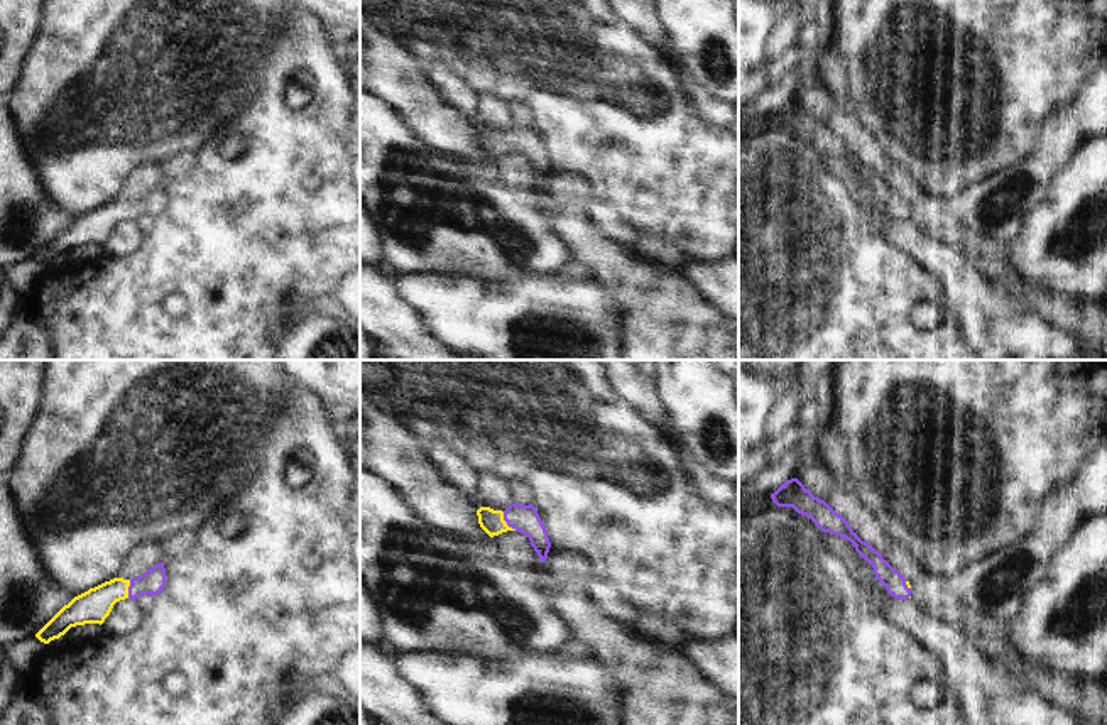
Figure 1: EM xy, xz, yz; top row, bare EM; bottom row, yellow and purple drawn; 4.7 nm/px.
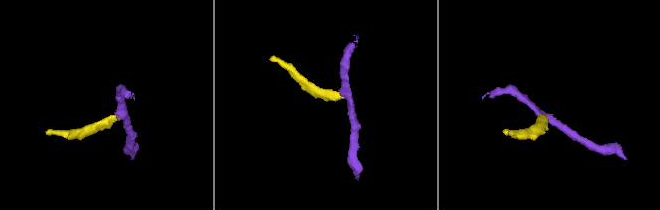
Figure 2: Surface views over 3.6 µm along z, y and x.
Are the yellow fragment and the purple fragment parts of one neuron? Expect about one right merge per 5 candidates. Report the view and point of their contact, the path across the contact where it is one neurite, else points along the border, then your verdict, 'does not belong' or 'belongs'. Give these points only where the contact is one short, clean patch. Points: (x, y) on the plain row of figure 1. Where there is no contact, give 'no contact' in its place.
xz (506, 144) | across xz (490, 142), (506, 144), (524, 141) | belongs

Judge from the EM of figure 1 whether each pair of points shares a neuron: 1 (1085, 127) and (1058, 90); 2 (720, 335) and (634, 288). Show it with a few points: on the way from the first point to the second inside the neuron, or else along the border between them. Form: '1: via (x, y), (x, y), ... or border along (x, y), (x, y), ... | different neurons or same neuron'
1: border along (1089, 76), (1077, 95), (1060, 107), (1040, 130) | different neurons
2: via (698, 335), (685, 335), (656, 306) | same neuron

